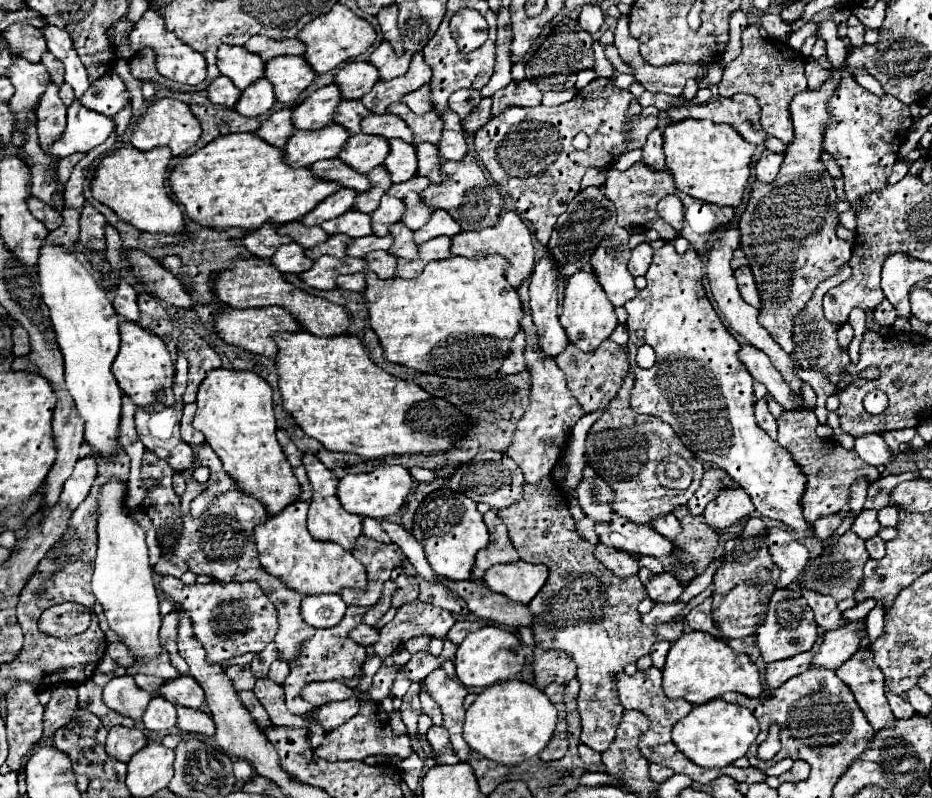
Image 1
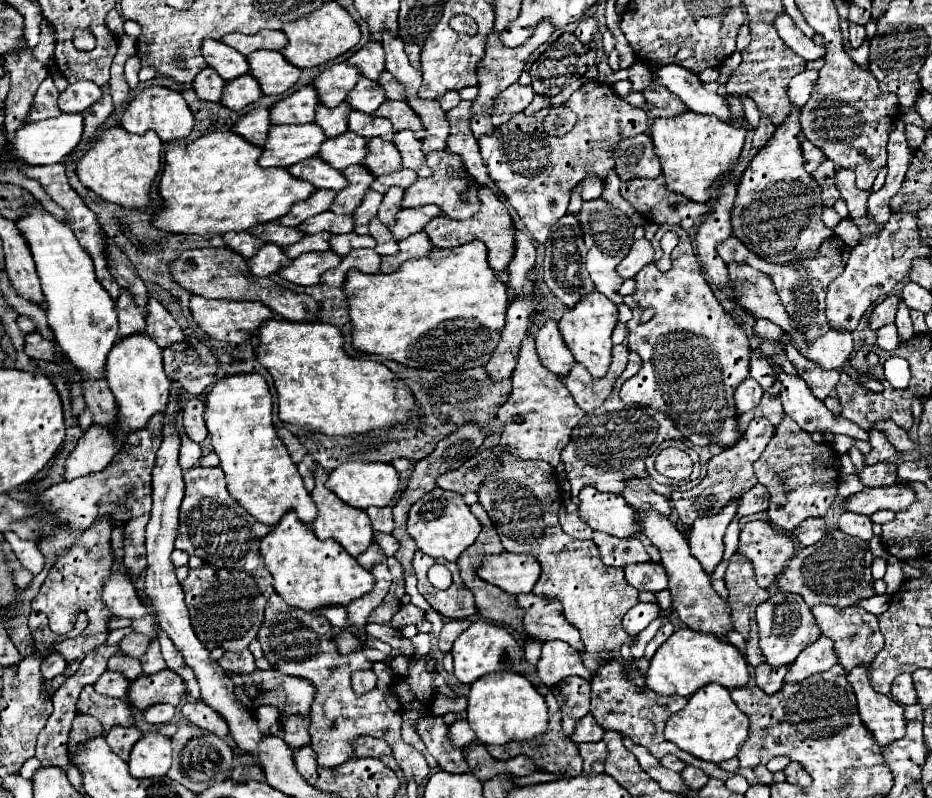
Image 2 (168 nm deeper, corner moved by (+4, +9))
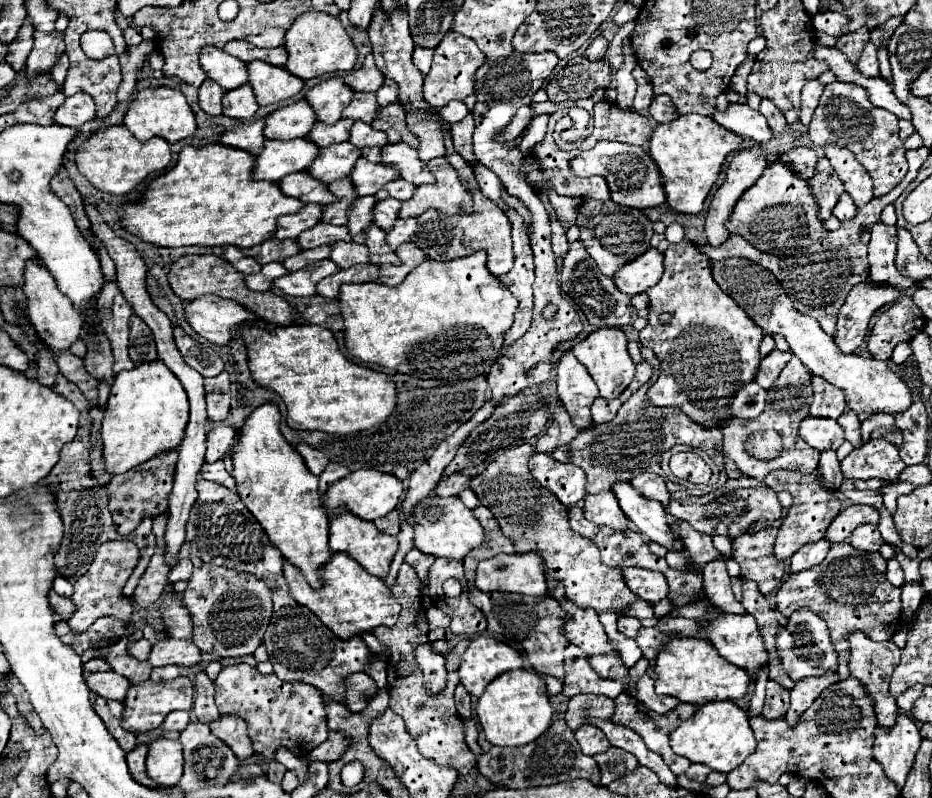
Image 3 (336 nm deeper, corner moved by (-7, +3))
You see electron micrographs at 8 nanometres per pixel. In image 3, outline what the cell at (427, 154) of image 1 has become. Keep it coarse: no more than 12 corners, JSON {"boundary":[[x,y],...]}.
{"boundary":[[386,144],[382,164],[416,186],[434,184],[432,172],[408,144]]}

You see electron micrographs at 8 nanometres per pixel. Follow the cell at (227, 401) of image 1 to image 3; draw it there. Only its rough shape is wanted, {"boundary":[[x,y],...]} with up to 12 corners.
{"boundary":[[274,404],[232,448],[242,502],[312,588],[332,556],[318,478]]}

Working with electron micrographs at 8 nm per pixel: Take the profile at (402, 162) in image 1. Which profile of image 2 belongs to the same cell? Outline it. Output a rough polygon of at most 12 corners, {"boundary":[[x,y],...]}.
{"boundary":[[383,138],[367,142],[363,164],[375,174],[401,170],[399,150]]}

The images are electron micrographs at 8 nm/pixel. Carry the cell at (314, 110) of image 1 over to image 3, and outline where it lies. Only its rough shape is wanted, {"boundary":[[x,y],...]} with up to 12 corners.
{"boundary":[[306,100],[264,118],[264,136],[306,138],[316,116]]}

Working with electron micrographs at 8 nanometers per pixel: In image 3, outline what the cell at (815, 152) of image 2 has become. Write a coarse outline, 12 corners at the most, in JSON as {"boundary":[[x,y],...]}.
{"boundary":[[792,148],[776,162],[790,164],[810,180],[818,156],[812,148]]}

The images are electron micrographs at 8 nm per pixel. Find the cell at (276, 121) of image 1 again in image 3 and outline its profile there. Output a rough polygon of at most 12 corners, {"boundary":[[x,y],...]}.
{"boundary":[[262,118],[224,132],[218,144],[258,156],[262,152]]}

